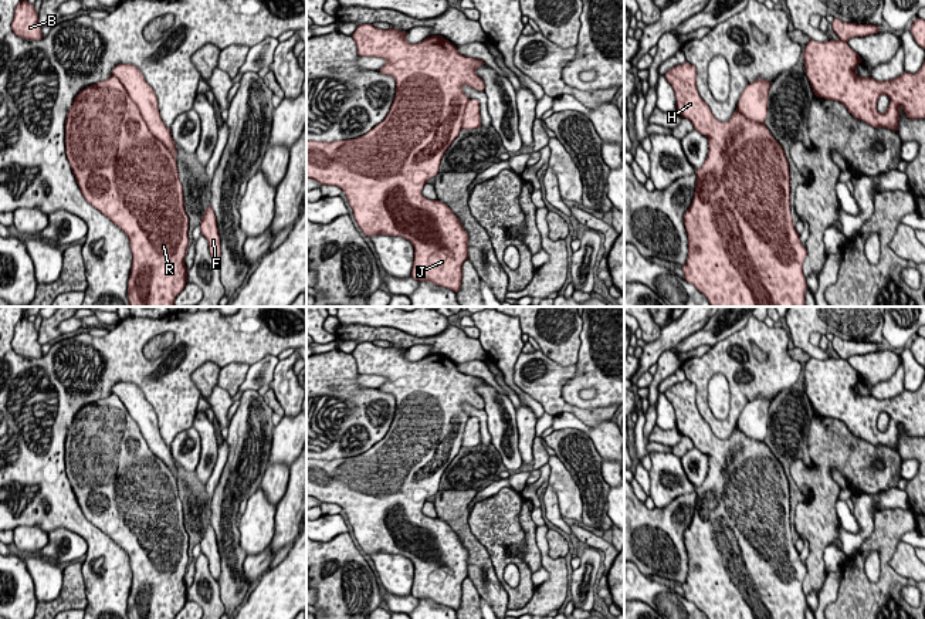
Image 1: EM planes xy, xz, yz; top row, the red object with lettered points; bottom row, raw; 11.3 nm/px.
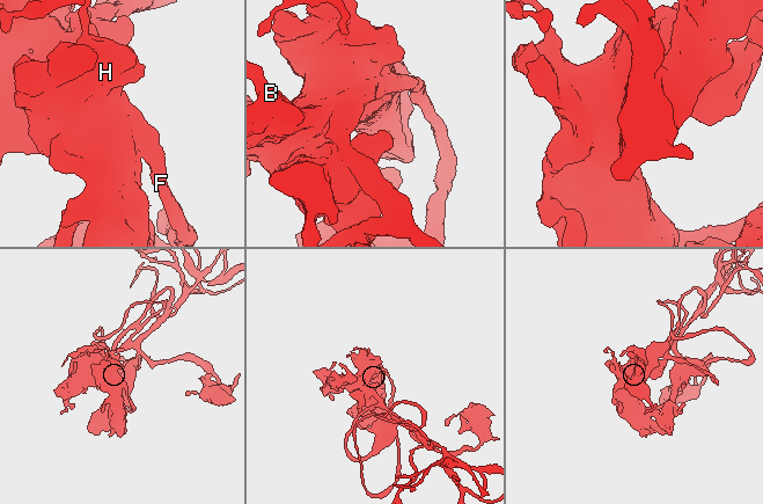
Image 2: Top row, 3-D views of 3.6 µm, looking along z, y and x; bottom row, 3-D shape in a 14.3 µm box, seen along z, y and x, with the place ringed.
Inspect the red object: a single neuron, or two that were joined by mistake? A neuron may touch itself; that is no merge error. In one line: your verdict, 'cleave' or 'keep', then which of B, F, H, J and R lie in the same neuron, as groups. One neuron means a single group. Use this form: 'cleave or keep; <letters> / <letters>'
keep; B F H J R

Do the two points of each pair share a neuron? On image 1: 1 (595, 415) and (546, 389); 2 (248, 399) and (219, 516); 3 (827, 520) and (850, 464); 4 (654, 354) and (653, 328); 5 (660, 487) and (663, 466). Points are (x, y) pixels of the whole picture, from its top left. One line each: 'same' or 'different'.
1: same
2: same
3: same
4: different
5: same

